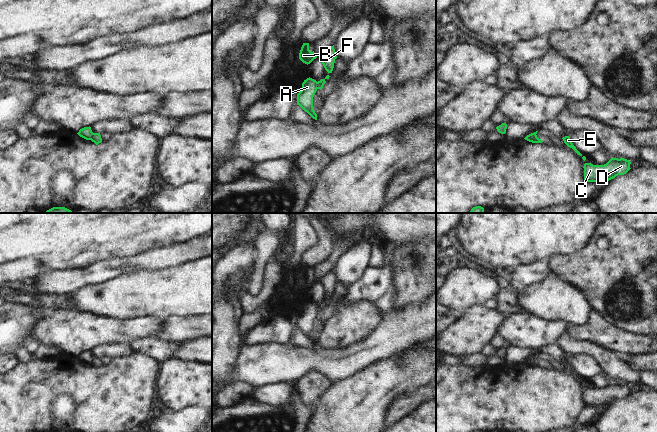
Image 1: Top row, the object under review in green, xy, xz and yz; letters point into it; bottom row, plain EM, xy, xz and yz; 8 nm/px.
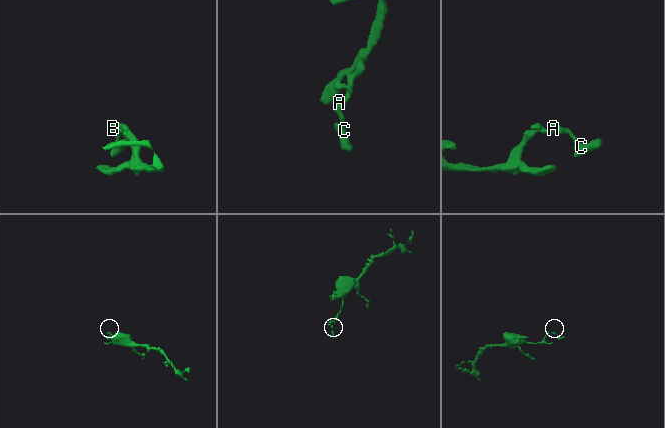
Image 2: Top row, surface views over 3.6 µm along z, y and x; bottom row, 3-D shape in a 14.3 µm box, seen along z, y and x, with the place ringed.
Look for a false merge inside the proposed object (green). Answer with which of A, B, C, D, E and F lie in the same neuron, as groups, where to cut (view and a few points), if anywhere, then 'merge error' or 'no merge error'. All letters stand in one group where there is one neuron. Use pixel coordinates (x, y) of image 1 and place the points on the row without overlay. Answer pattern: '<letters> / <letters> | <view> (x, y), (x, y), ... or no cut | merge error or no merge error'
A C D E / B F | xy (93, 357), (90, 363) | merge error

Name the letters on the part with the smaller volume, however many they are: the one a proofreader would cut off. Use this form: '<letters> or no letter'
A, C, D, E

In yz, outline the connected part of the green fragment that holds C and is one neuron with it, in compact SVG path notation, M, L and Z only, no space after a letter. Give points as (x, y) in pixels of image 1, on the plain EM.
M611 382L604 389L593 389L591 387L584 388L584 404L585 406L599 407L605 404L611 404L618 399L626 398L630 392L631 386L624 382Z

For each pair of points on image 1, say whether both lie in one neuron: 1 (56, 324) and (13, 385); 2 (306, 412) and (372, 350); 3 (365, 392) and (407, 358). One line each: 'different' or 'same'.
1: different
2: different
3: same

